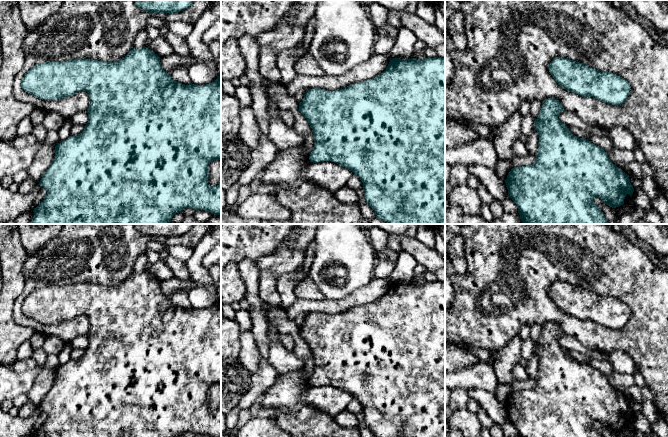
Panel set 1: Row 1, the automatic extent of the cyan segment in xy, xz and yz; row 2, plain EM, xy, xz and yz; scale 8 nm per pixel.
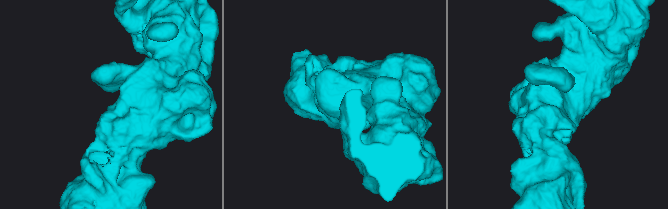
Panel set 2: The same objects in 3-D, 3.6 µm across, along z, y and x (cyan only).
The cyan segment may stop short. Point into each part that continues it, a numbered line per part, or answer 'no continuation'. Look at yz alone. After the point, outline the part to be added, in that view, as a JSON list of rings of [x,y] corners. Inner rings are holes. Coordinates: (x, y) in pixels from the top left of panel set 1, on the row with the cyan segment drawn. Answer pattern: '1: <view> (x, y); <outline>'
no continuation

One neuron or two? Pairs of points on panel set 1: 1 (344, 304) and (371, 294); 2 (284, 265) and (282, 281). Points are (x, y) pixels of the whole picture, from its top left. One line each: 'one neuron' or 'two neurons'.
1: one neuron
2: two neurons

